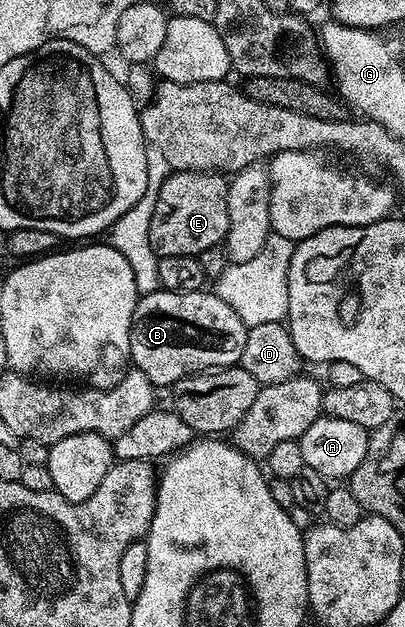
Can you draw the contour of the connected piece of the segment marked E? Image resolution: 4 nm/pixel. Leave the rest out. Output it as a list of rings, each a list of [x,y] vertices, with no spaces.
[[[175,172],[159,186],[155,210],[149,216],[149,241],[158,257],[187,254],[200,257],[203,250],[221,244],[229,229],[229,180],[219,172]]]

